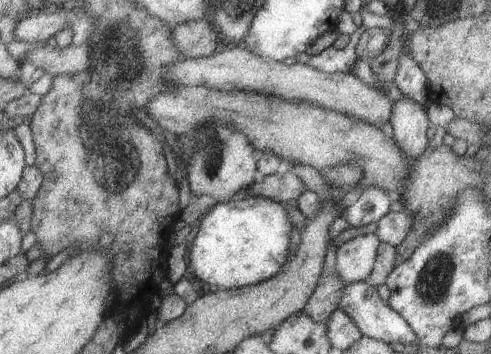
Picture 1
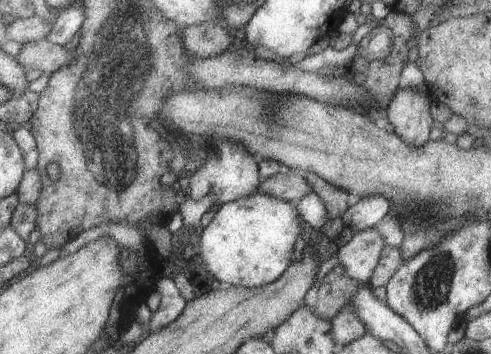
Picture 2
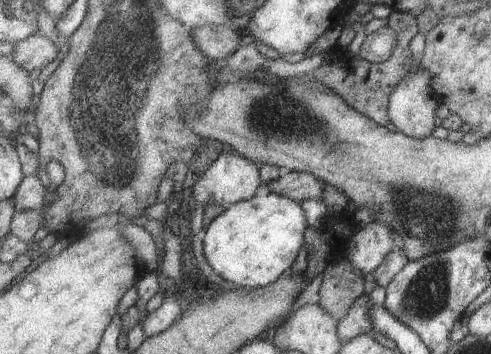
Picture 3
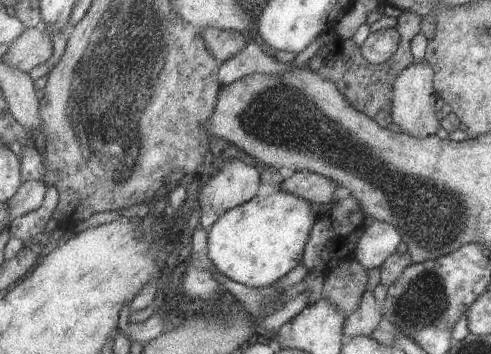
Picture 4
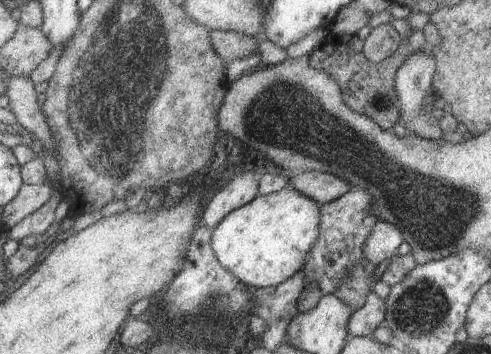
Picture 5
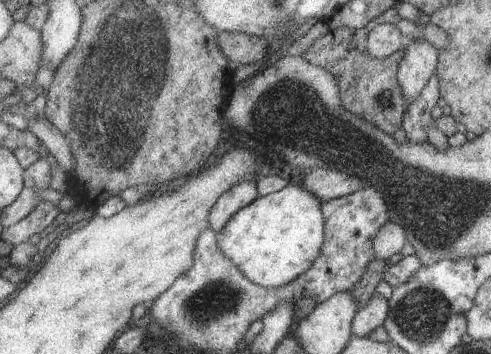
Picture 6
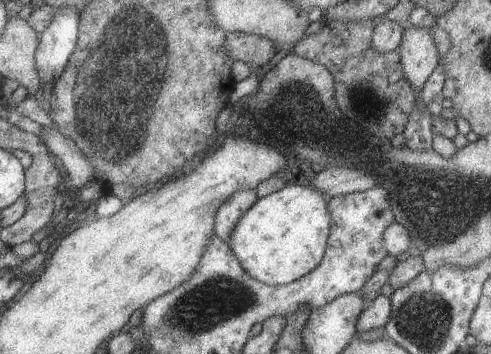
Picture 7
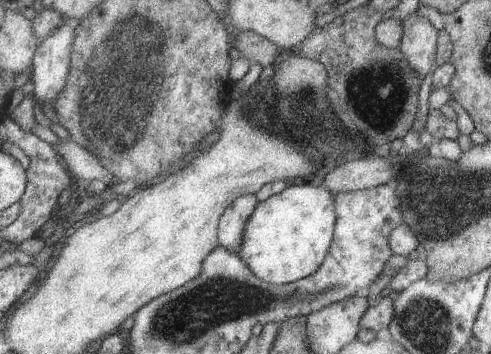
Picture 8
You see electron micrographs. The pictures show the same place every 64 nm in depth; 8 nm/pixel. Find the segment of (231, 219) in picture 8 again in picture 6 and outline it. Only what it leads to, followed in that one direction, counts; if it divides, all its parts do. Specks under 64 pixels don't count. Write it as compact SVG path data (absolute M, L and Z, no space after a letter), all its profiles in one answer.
M243 180L237 186L233 186L229 192L225 192L215 208L211 210L211 228L221 234L223 228L227 228L229 220L241 212L243 208L255 204L259 200L259 182L257 180Z

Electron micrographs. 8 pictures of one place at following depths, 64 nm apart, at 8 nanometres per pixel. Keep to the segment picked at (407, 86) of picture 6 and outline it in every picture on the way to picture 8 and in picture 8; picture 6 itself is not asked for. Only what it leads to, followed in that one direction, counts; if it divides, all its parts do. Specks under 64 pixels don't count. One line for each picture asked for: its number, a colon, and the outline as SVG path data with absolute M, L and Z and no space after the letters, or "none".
7: M407 28L403 46L399 48L403 78L415 92L415 96L423 90L429 76L441 66L441 56L433 42L433 36L425 28Z
8: M417 12L413 16L409 16L405 22L405 38L403 38L403 44L401 44L401 54L405 54L405 60L409 64L409 68L423 80L429 72L435 70L435 62L437 62L437 30L427 18L421 18L417 16Z

